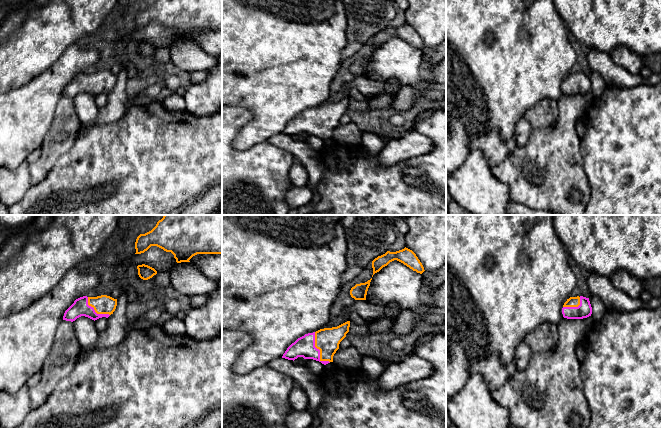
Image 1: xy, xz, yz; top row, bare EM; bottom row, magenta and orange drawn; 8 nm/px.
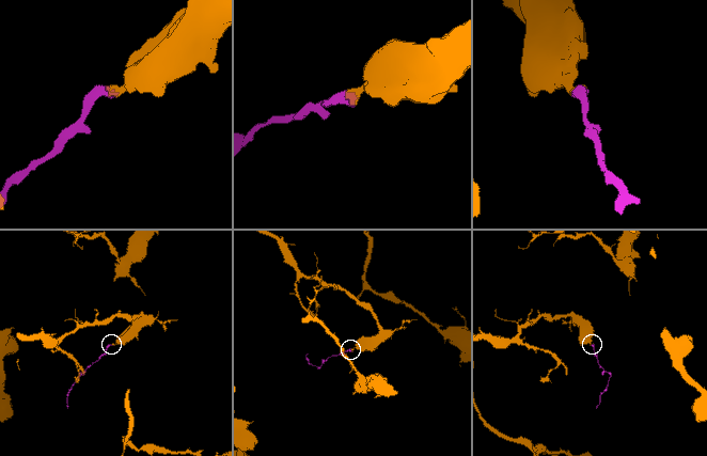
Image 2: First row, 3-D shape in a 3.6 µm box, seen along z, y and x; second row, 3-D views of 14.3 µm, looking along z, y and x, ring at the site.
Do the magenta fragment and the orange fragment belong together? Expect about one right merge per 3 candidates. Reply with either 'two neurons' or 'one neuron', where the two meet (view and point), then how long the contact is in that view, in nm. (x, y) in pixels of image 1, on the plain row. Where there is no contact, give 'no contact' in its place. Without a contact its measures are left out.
one neuron; meets magenta in xz at (319, 126); contact 280 nm long

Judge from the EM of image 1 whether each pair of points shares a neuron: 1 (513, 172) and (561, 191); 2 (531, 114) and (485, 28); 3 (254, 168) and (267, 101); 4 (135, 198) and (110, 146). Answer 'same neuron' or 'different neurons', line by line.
1: same neuron
2: different neurons
3: different neurons
4: same neuron

